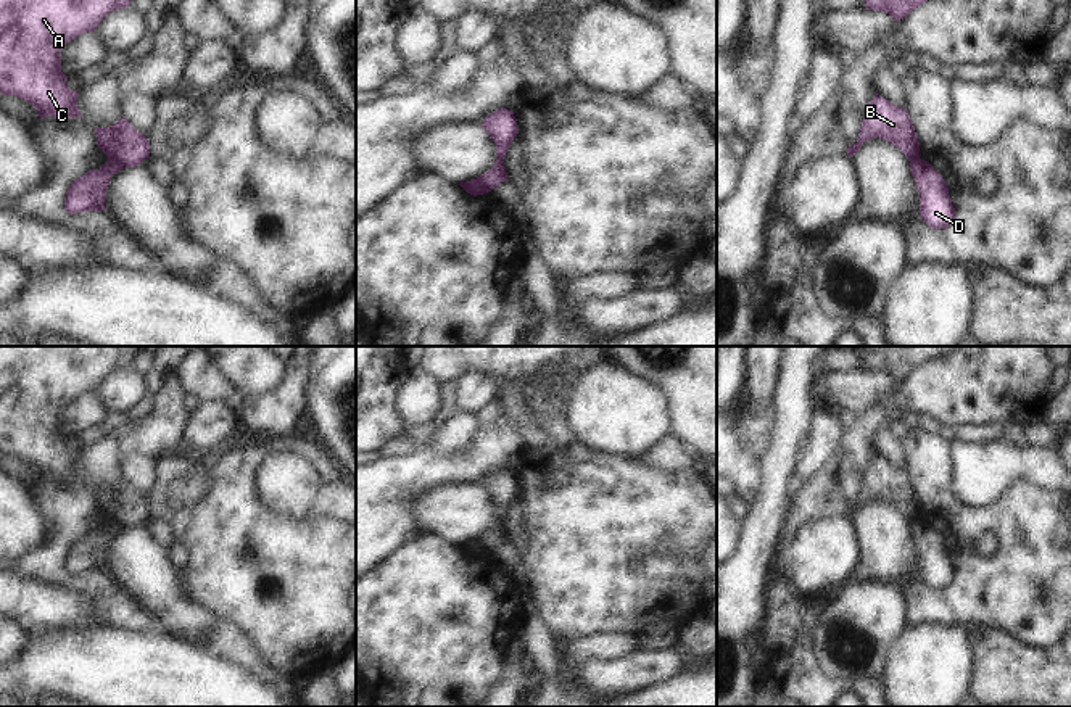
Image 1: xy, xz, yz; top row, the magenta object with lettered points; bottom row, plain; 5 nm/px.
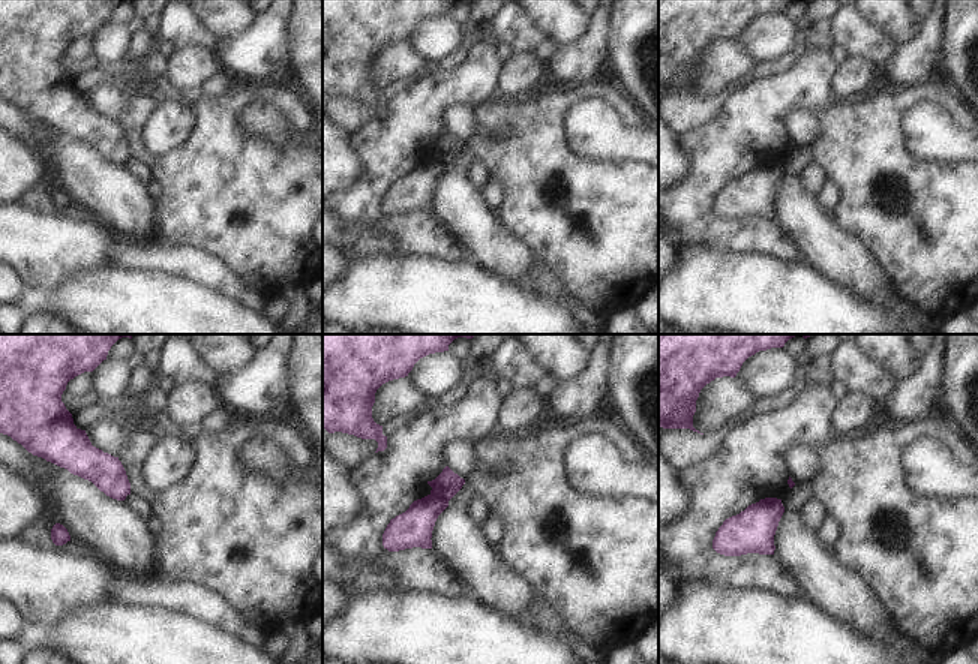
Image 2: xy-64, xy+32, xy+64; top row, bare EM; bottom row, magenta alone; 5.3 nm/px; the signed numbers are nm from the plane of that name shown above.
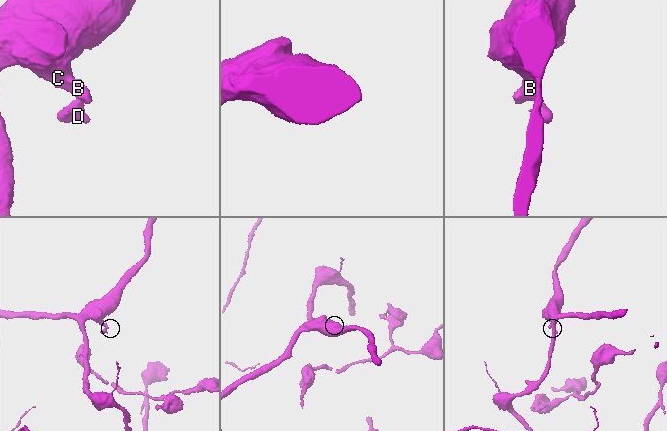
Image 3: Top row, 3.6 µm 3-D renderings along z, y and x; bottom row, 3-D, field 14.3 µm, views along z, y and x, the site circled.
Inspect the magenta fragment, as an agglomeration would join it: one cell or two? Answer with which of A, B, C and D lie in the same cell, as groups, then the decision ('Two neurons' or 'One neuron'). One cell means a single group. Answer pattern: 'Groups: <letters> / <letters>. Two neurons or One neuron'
Groups: A B C / D. Two neurons

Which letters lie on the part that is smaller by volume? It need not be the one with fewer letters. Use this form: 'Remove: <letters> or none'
Remove: D

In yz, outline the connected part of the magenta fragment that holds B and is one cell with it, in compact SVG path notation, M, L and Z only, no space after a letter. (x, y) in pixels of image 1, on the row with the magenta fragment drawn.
M879 93L870 101L858 140L847 148L846 155L852 158L863 142L876 137L897 147L908 161L920 158L920 142L907 110L892 105Z

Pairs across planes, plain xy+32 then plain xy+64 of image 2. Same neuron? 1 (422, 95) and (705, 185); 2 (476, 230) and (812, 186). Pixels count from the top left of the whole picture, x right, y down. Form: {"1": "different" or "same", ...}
{"1": "same", "2": "different"}

